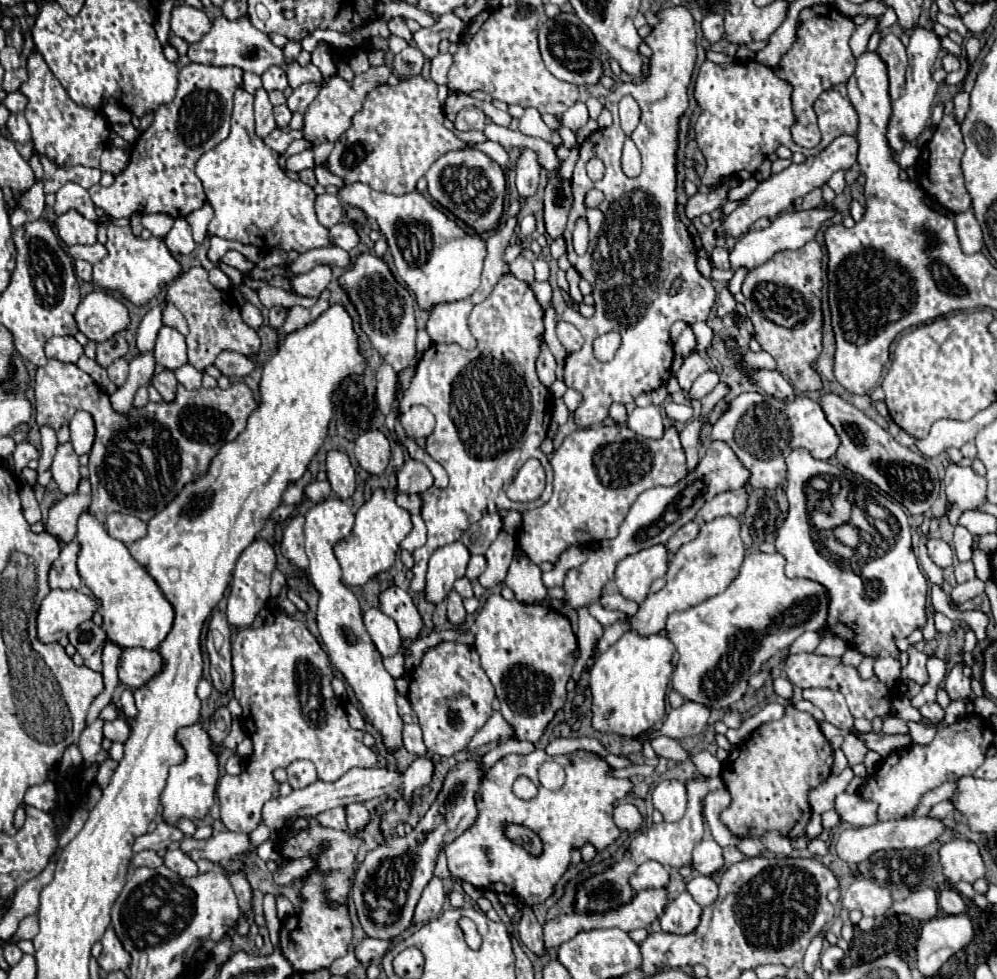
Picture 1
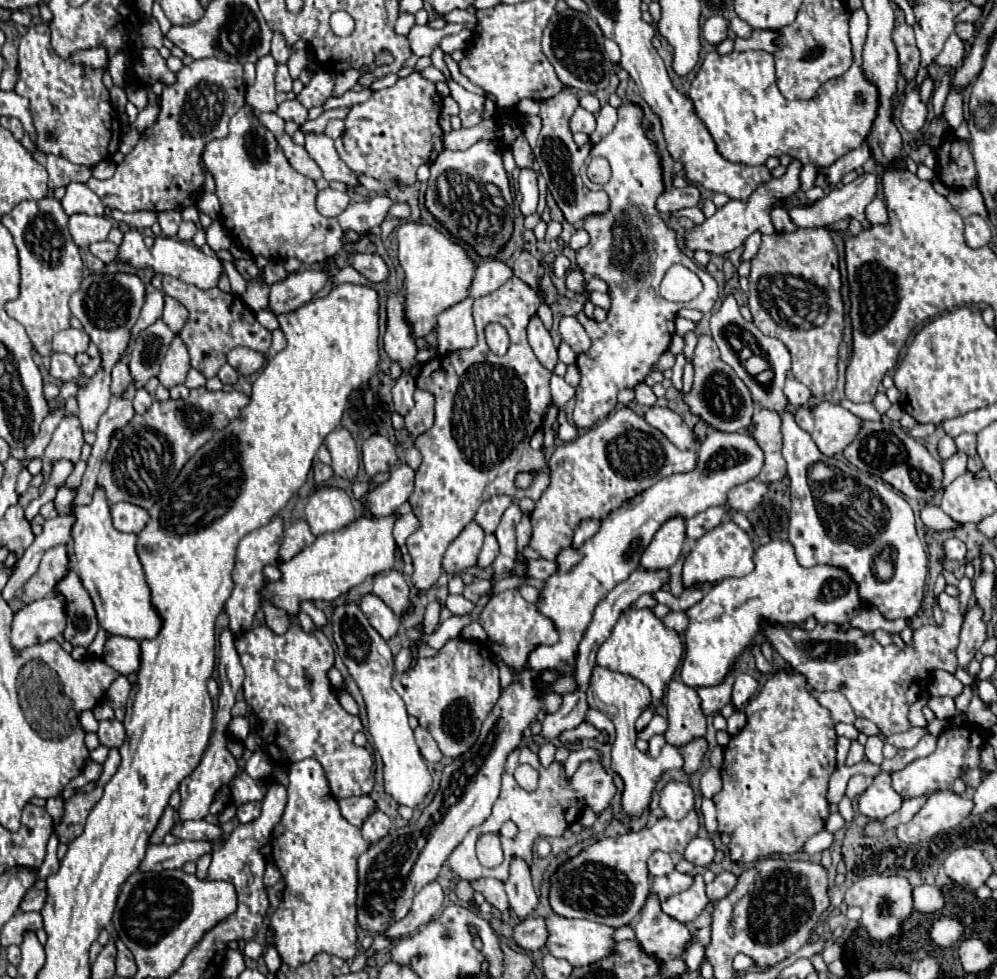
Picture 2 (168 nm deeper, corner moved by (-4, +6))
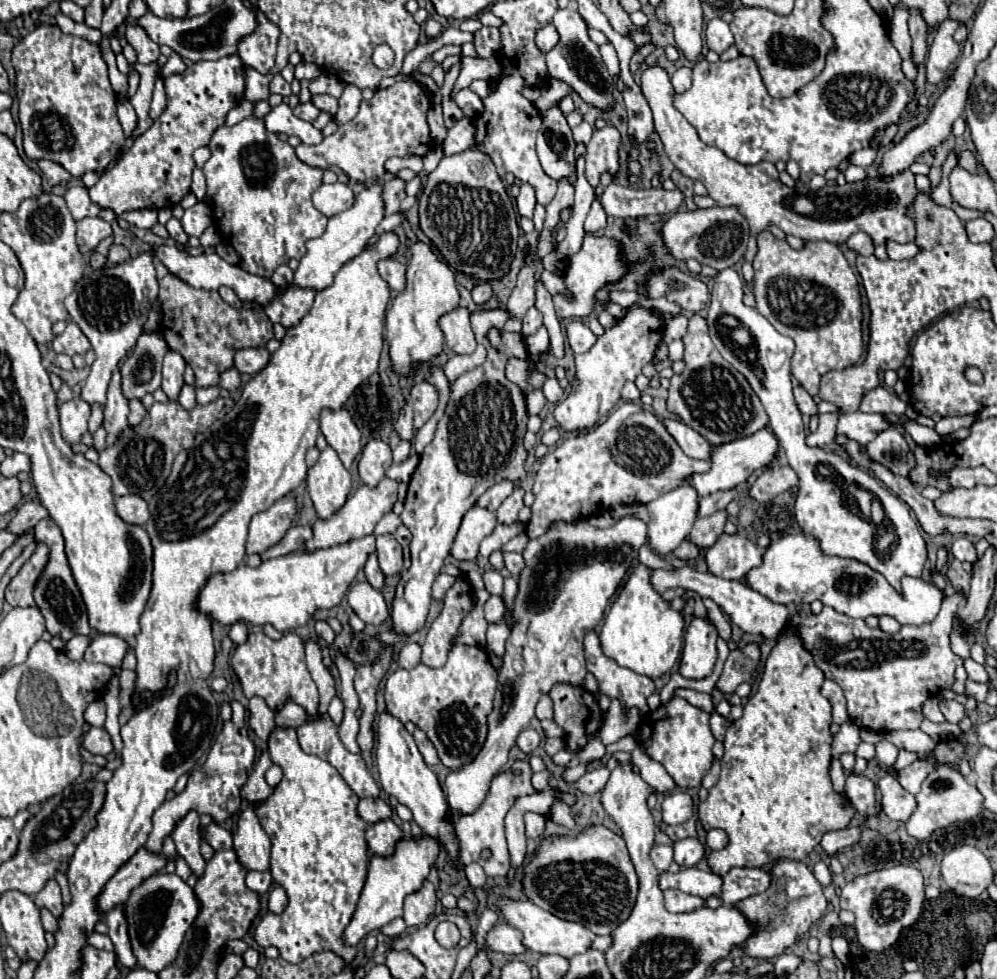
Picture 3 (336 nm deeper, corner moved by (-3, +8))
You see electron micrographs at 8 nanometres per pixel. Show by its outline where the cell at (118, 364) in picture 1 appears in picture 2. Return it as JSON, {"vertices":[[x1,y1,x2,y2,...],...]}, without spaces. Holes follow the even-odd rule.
{"vertices":[[117,361,115,363,115,369,113,369,113,381,111,381,111,393,113,395,121,395,127,385,131,383,131,371,129,371,129,365,123,363,123,361]]}

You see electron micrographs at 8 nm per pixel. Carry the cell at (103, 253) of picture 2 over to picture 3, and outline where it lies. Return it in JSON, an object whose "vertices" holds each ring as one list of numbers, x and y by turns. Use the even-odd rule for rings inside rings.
{"vertices":[[112,245,110,247,110,253,108,253,108,263,110,265,116,265,116,263,124,263,130,259,130,253,124,245]]}

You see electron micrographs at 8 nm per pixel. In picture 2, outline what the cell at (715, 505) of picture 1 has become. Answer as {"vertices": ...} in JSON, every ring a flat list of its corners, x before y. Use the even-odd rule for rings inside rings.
{"vertices":[[755,479,747,481,743,485,733,487,727,493,727,507,731,507,733,511,749,513,761,503,765,493,767,493,767,483,761,483,761,481,755,481]]}

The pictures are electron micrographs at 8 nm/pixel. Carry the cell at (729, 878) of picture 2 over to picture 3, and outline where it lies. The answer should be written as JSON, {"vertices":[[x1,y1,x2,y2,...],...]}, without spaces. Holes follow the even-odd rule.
{"vertices":[[730,869,724,875,722,903,736,905,746,897,764,893,770,887,772,875,768,869]]}

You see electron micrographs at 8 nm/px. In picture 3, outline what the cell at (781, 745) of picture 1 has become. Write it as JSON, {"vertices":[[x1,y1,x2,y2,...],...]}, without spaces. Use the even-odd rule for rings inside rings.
{"vertices":[[788,627,778,637,770,651,758,691,746,701,744,715,732,721,724,737,724,757,720,781,710,789,706,801,698,805,698,819,706,831,724,829,728,845,722,851,712,851,706,861,712,873,726,875,734,867,764,867,780,859,804,861,806,855,820,843,824,833,846,829,856,815,848,799,834,791,830,781,830,701,820,693,824,675,816,667,810,651,802,647,798,633]]}

